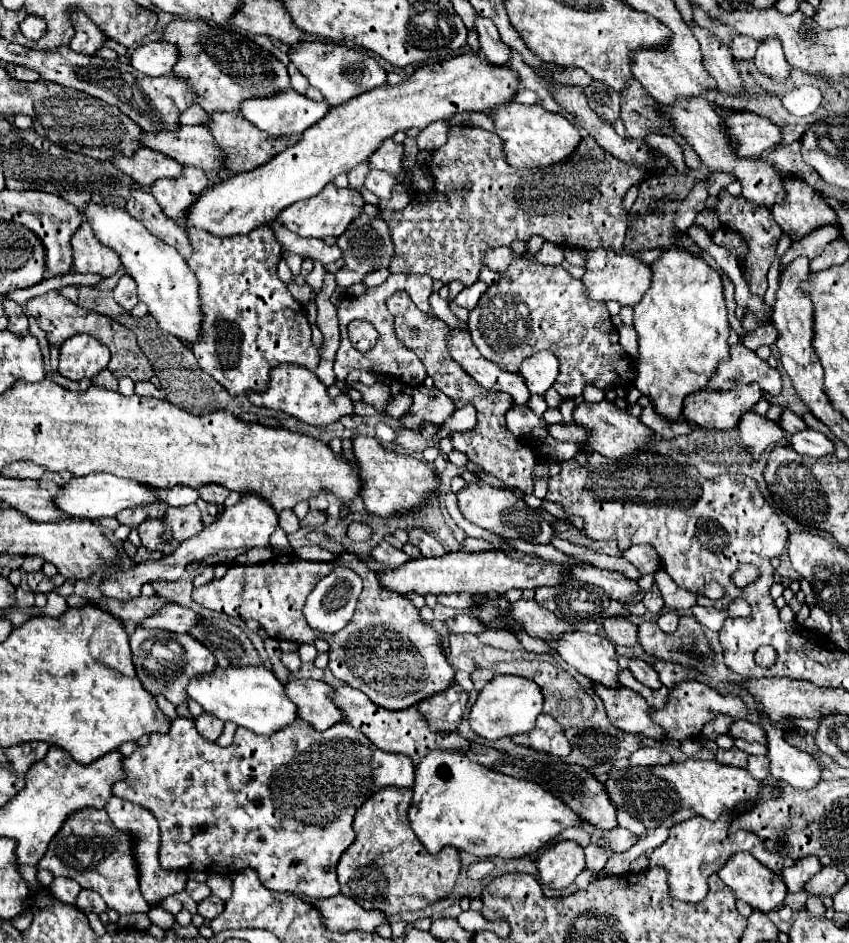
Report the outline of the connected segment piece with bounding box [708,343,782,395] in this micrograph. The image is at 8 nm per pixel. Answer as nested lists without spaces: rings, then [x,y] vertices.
[[[740,343],[730,347],[728,363],[720,363],[716,375],[712,377],[710,389],[732,387],[732,379],[744,379],[744,383],[758,383],[760,389],[768,391],[770,395],[782,393],[782,379],[778,369],[772,369],[766,361],[762,361],[754,351],[742,347]]]

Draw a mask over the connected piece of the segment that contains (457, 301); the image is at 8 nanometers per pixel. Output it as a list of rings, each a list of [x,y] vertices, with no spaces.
[[[476,281],[474,285],[470,285],[470,287],[466,287],[466,289],[462,289],[454,299],[450,299],[448,303],[452,303],[452,305],[458,305],[458,307],[464,307],[464,309],[468,309],[468,311],[472,311],[474,307],[476,307],[476,303],[480,301],[480,297],[482,297],[482,293],[488,289],[488,285],[486,283],[482,283],[482,281]]]

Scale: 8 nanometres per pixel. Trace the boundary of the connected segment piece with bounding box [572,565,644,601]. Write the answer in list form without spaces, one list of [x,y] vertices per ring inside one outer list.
[[[582,565],[574,569],[572,579],[580,579],[590,585],[602,587],[606,595],[614,601],[642,601],[644,599],[644,591],[640,589],[638,581],[632,581],[620,573],[612,573],[606,569]]]

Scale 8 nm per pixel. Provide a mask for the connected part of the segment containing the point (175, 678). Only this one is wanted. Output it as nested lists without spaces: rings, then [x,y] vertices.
[[[136,627],[136,631],[130,635],[130,647],[136,677],[140,679],[144,689],[154,697],[164,695],[174,707],[188,703],[190,697],[186,693],[186,685],[192,677],[210,673],[216,667],[214,655],[192,635],[180,635],[166,629]]]

